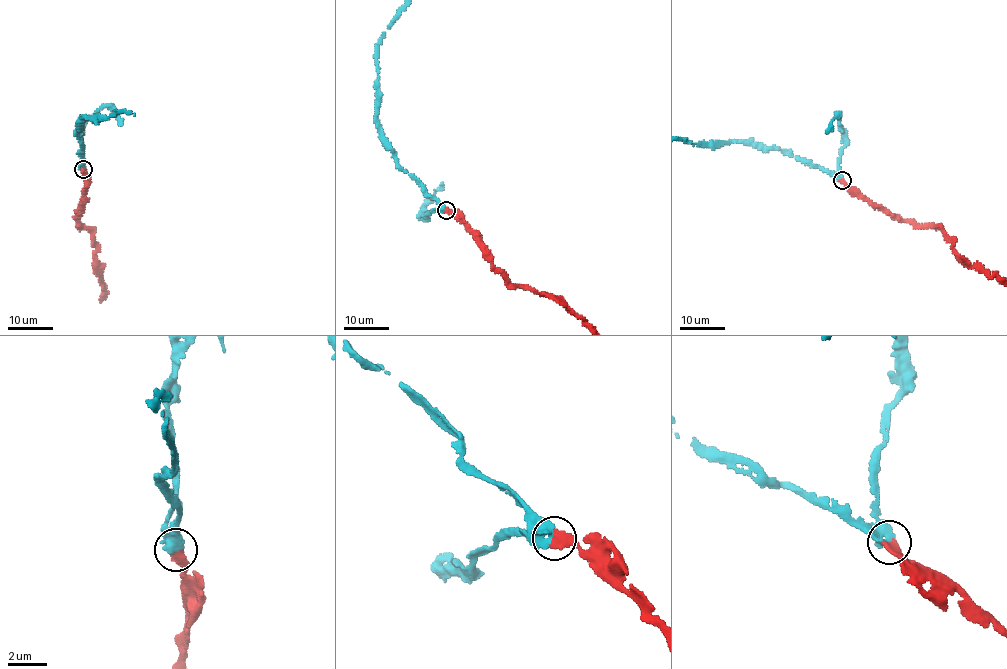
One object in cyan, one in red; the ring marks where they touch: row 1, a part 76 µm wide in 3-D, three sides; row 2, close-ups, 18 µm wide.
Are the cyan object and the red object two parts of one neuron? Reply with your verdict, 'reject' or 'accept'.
accept

